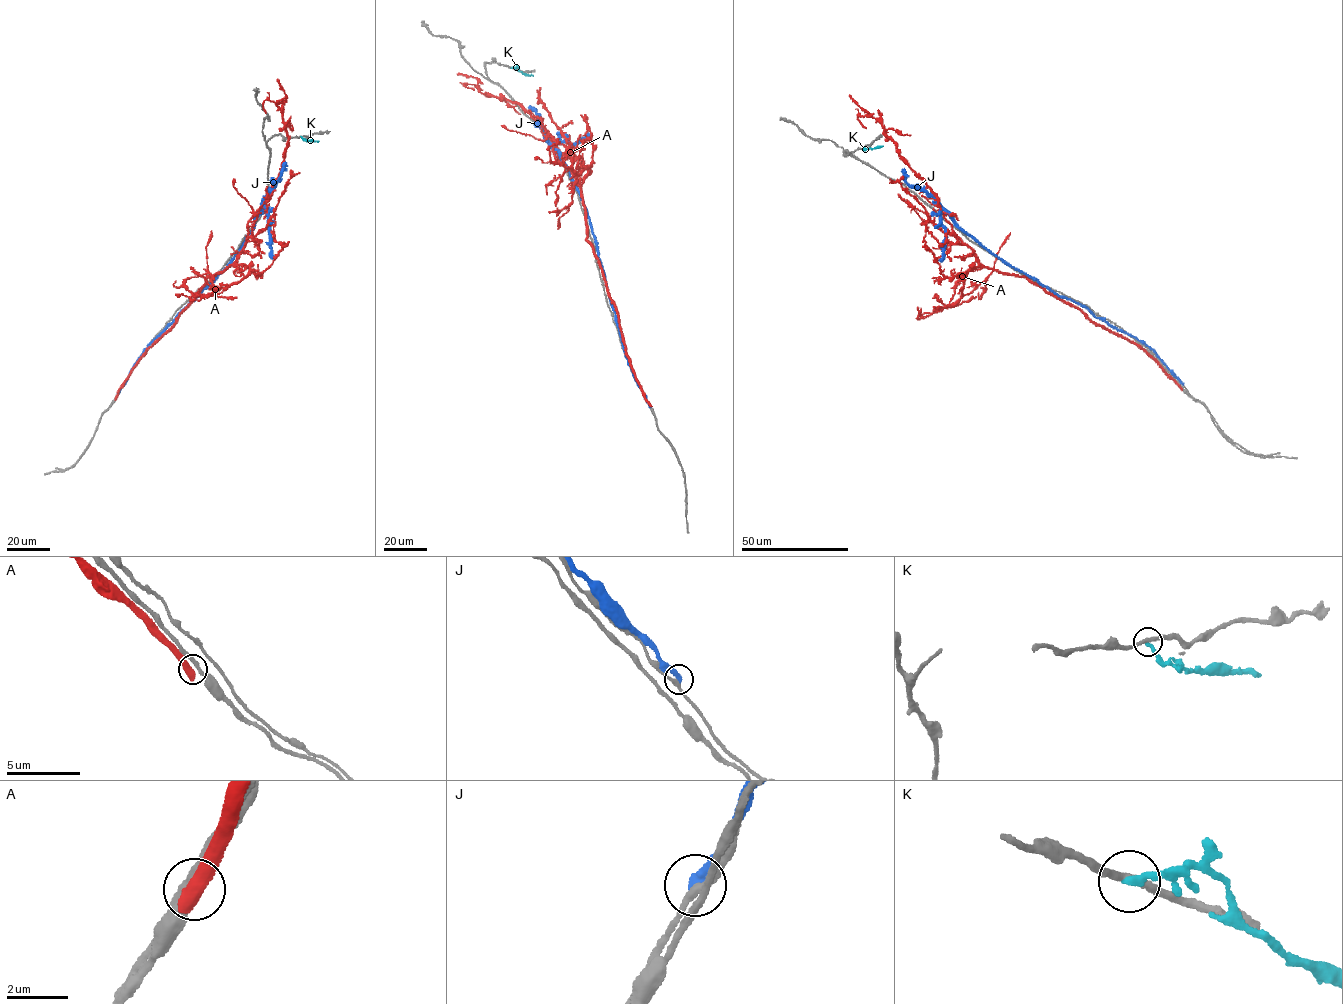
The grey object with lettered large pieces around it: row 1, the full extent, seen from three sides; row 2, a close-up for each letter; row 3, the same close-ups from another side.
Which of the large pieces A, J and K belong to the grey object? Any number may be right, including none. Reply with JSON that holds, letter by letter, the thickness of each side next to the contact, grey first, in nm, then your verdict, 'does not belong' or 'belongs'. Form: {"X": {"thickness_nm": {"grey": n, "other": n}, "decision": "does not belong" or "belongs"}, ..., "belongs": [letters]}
{"A": {"thickness_nm": {"grey": 200, "other": 550}, "decision": "does not belong"}, "J": {"thickness_nm": {"grey": 220, "other": 360}, "decision": "does not belong"}, "K": {"thickness_nm": {"grey": 240, "other": 260}, "decision": "does not belong"}, "belongs": []}

